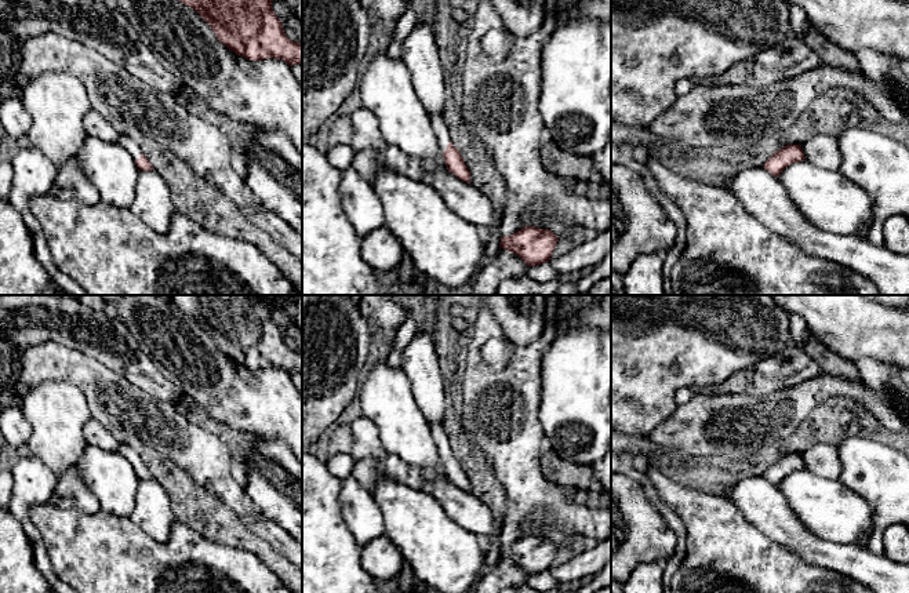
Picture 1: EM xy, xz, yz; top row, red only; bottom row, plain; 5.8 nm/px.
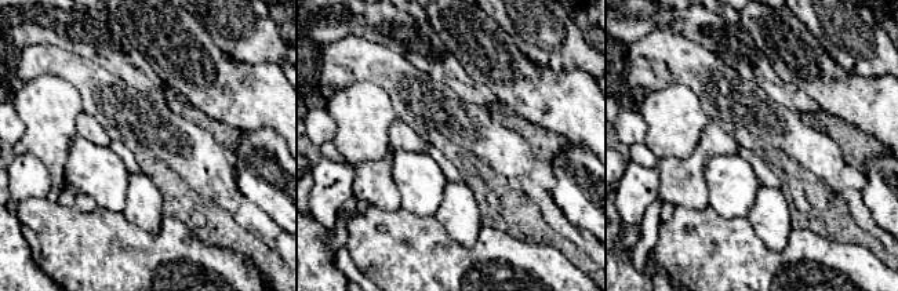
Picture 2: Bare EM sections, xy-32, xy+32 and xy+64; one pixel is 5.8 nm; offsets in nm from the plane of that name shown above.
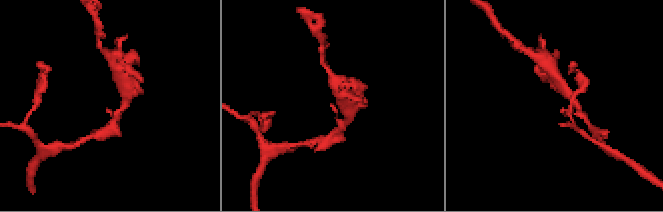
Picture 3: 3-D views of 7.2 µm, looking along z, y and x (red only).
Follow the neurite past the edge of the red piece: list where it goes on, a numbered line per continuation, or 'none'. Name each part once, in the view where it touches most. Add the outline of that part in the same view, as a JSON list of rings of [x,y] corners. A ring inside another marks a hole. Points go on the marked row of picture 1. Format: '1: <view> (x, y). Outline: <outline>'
1: xz (439, 126). Outline: [[[429,113],[429,114],[430,114],[430,123],[432,123],[432,128],[436,135],[439,148],[441,152],[444,152],[447,149],[447,145],[451,142],[447,124],[441,116],[433,114],[433,113]]]

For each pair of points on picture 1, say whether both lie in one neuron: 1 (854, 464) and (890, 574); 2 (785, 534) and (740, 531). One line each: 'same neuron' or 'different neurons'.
1: different neurons
2: different neurons

